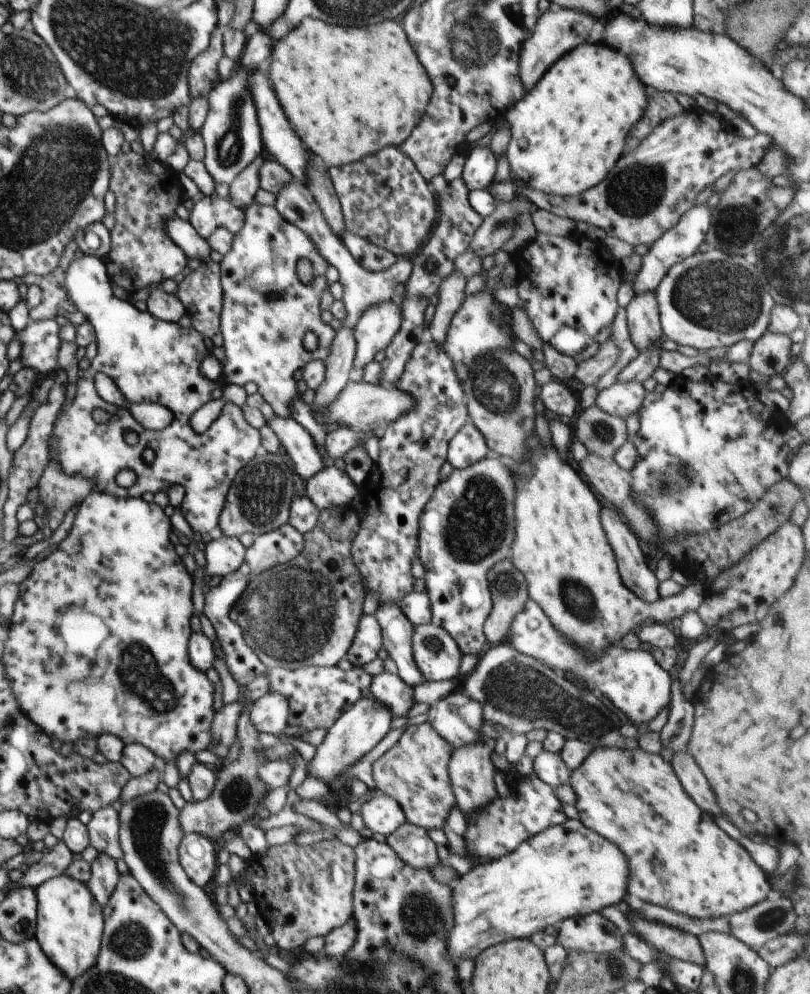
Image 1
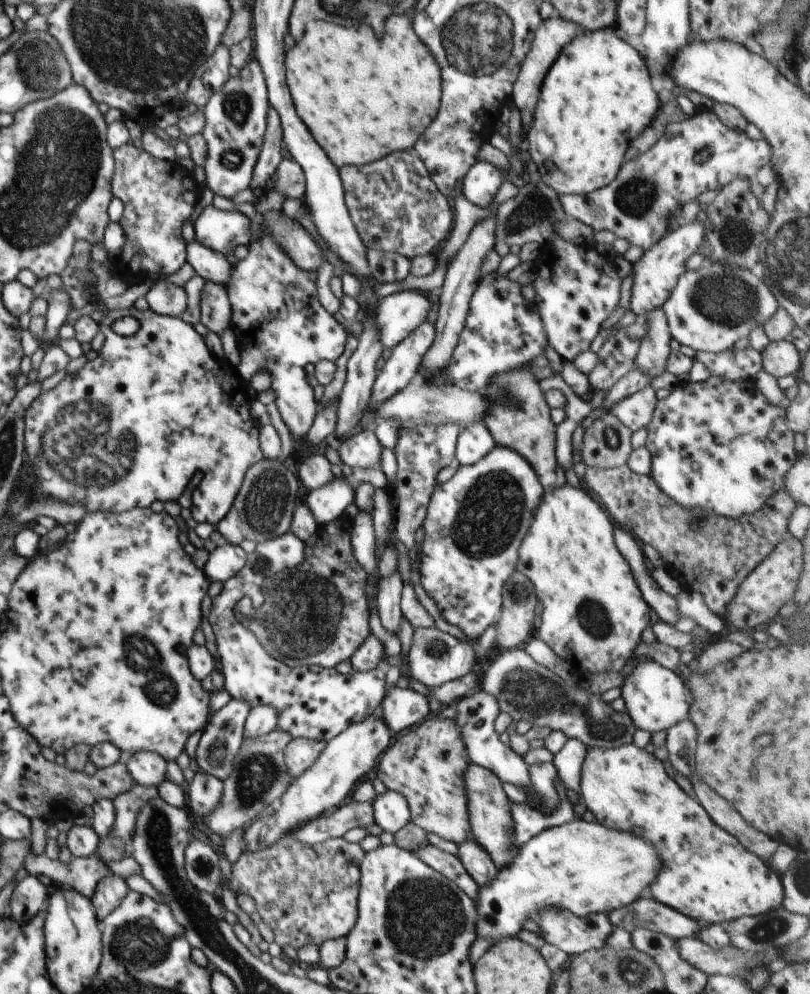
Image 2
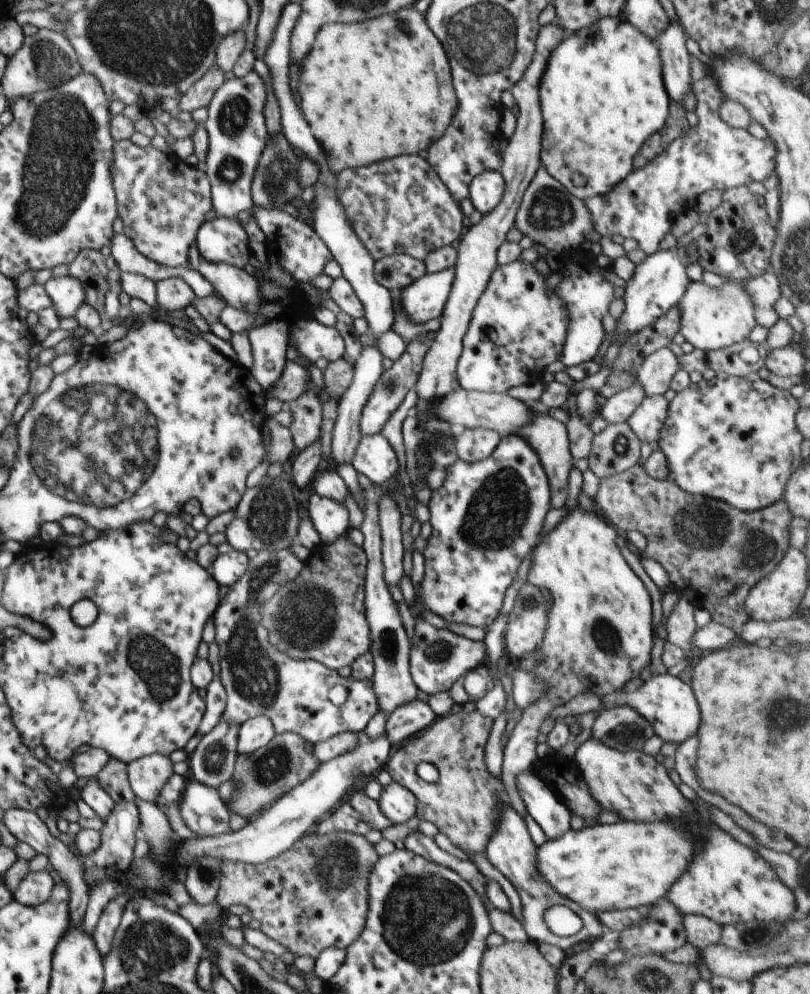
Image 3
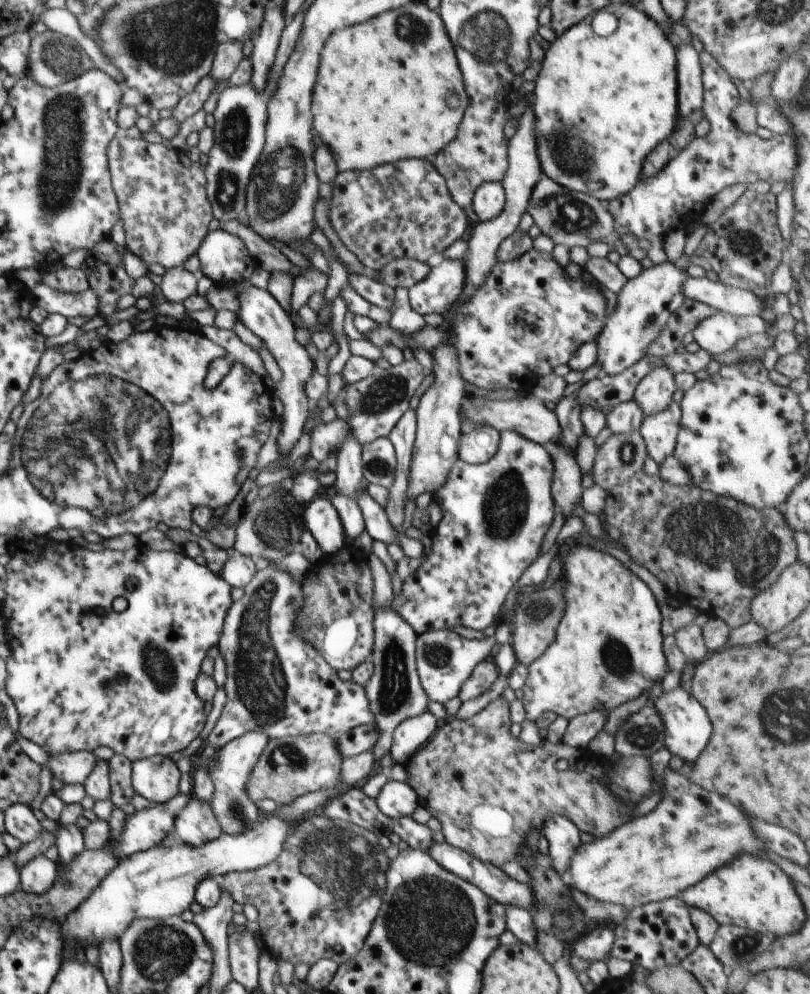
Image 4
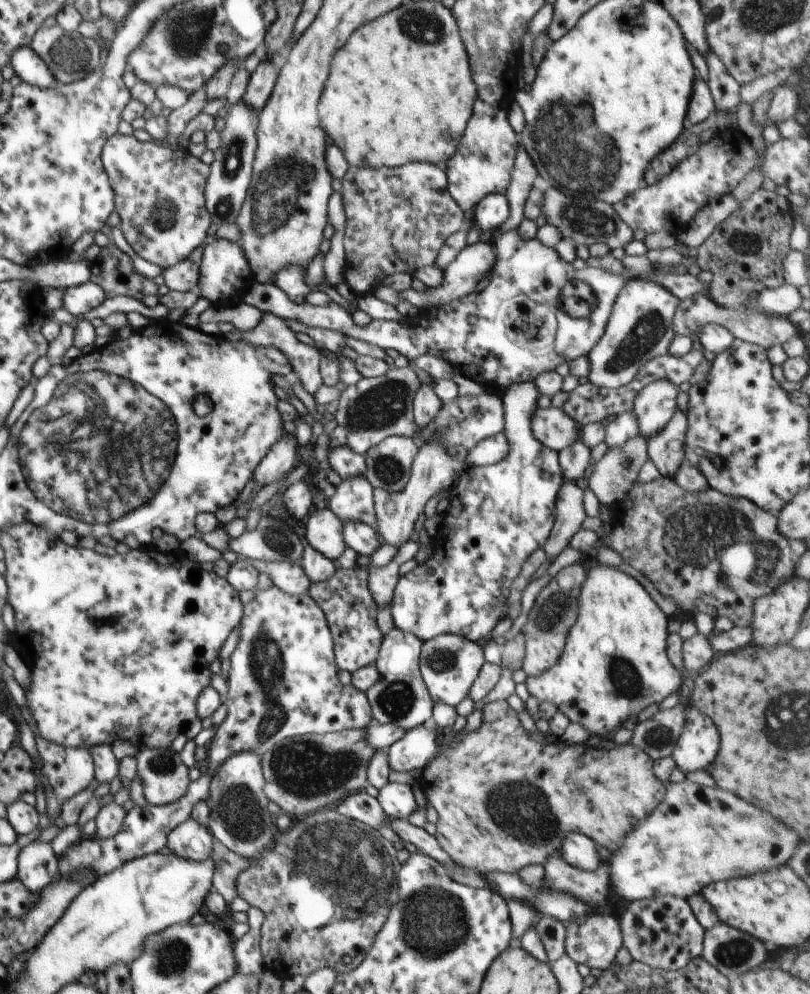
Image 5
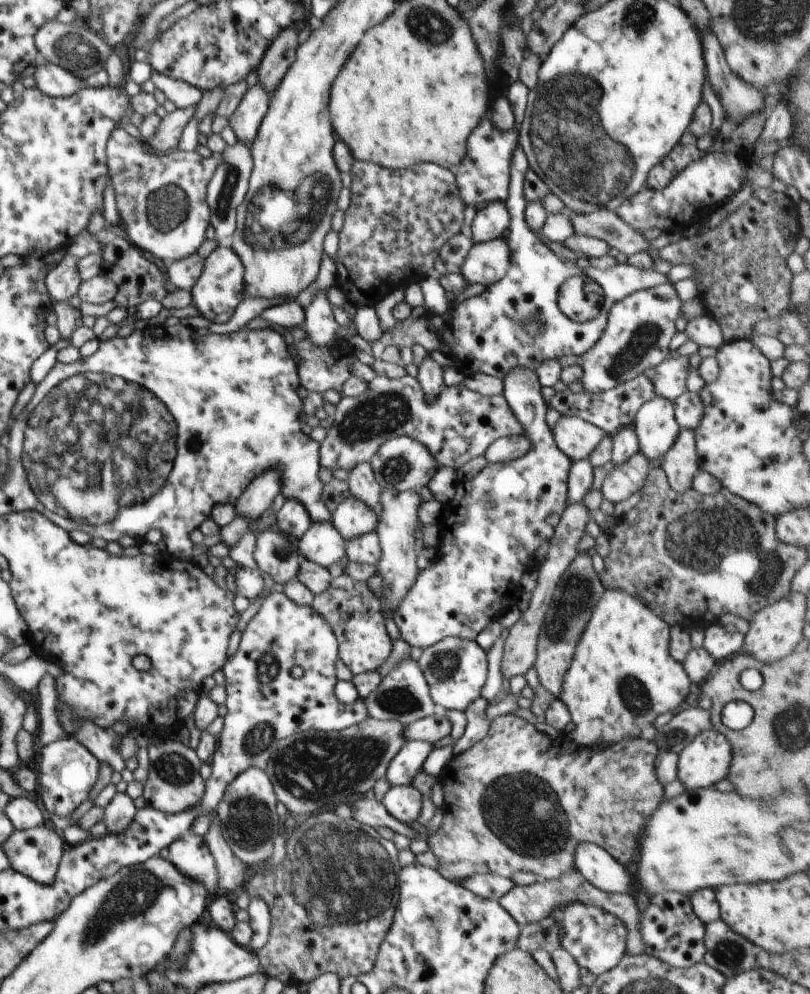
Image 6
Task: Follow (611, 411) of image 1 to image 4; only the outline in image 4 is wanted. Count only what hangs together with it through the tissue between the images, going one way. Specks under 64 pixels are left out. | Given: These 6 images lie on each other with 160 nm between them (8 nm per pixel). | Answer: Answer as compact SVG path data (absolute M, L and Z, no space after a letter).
M670 402L666 410L643 416L639 434L644 438L647 456L654 459L658 465L664 462L666 456L671 456L676 446L678 430L680 430L680 404Z

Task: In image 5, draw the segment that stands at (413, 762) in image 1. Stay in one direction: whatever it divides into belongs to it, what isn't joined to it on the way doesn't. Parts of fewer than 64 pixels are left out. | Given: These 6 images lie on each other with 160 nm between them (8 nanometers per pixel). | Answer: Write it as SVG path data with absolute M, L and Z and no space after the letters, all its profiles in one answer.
M495 701L486 704L483 709L484 721L482 726L468 735L460 737L460 732L452 735L448 732L441 741L441 752L431 759L423 770L420 786L426 795L428 804L438 811L438 823L436 824L436 837L440 847L448 854L454 864L464 868L471 868L478 873L518 873L522 868L529 865L544 865L548 858L558 855L562 849L568 834L581 833L588 836L598 846L606 848L610 853L616 853L624 843L626 836L645 820L663 801L670 782L664 783L658 780L653 772L653 760L639 747L630 742L626 745L617 745L610 750L594 749L586 744L565 745L560 740L556 743L540 744L530 737L529 732L524 730L519 715L510 708L506 701Z

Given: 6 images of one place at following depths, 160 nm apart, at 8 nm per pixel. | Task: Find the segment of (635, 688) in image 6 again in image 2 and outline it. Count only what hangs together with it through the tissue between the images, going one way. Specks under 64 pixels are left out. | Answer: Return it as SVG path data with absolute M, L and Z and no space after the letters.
M569 483L551 494L544 494L543 501L538 505L534 513L534 522L528 529L528 534L524 537L519 548L519 561L517 562L517 570L534 585L537 597L542 602L544 609L542 614L538 616L537 628L535 636L542 639L556 653L558 658L579 658L578 666L584 671L592 671L594 673L615 673L621 671L622 668L628 667L635 659L634 650L641 640L641 634L650 624L650 614L652 612L649 604L644 600L638 583L632 574L632 569L628 561L620 554L618 547L615 545L613 537L614 522L606 515L606 512L594 501L593 497L585 492L582 488L574 488Z

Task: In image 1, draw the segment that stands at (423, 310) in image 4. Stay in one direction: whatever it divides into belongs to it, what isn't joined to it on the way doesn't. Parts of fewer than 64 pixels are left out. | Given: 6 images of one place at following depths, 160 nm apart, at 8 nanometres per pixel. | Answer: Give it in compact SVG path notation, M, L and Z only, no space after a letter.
M401 299L384 301L366 308L353 328L357 349L353 367L364 368L374 356L385 350L403 324Z

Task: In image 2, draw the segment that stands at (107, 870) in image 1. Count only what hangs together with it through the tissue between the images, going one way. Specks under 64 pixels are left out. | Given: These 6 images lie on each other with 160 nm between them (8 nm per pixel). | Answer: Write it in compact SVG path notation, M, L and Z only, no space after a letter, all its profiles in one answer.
M112 873L97 884L91 903L98 922L101 923L117 906L120 906L128 891L125 880Z

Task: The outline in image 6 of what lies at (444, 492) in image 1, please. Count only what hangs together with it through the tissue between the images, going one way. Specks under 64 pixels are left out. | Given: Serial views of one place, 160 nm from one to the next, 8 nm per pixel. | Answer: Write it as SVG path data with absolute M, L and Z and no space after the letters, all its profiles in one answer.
M516 368L503 380L504 399L516 420L524 428L524 438L530 440L530 450L511 462L486 464L474 478L459 475L455 483L455 497L450 502L454 512L448 518L440 517L441 542L439 558L430 568L419 570L414 586L400 602L392 619L400 636L416 653L447 637L475 640L488 624L500 619L513 606L518 605L523 594L522 576L534 564L535 552L549 542L567 506L567 481L571 459L558 450L553 432L546 422L548 406L541 394L541 385L534 370Z

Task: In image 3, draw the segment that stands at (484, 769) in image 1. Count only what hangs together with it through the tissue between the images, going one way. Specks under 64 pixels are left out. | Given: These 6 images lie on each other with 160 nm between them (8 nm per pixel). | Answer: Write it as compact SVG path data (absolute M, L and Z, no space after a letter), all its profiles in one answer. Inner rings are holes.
M504 800L501 807L501 819L497 824L495 835L487 842L485 848L485 856L516 888L521 898L522 914L520 922L523 924L524 930L529 936L529 940L535 944L548 943L552 946L561 948L568 953L568 950L575 947L587 946L595 938L600 938L606 928L598 920L596 915L584 910L577 902L571 898L560 894L553 886L539 873L537 865L537 844L532 840L528 830L527 822L516 813L510 806L508 800ZM554 905L566 905L570 907L583 920L580 932L574 936L559 937L546 926L544 922L544 913L547 908Z

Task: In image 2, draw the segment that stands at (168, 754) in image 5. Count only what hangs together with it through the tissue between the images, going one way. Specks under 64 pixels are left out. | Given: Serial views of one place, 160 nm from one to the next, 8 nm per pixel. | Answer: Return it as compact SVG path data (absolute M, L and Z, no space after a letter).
M140 751L125 757L124 760L134 783L156 789L159 784L167 780L166 764L168 761L158 753Z

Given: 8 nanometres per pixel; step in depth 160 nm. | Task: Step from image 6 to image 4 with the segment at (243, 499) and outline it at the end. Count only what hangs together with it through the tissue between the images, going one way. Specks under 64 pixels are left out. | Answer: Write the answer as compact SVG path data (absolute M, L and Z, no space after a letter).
M236 282L231 286L238 290L236 294L238 294L240 310L238 310L237 316L240 318L240 322L266 344L266 349L272 353L282 371L282 378L272 386L270 393L277 397L284 406L284 412L280 418L282 428L278 434L279 454L290 454L295 443L302 436L304 422L309 416L309 399L304 393L304 387L308 378L312 376L312 372L315 371L315 362L308 355L306 348L296 340L293 321L270 292L257 288L249 282Z

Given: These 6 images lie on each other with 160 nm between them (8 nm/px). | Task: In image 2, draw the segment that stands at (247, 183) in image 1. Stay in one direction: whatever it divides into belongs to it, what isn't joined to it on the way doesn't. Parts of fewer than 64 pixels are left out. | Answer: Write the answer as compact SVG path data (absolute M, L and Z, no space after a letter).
M270 106L267 116L267 129L250 188L253 191L264 188L268 184L268 180L274 176L284 157L285 147L281 120L274 107Z

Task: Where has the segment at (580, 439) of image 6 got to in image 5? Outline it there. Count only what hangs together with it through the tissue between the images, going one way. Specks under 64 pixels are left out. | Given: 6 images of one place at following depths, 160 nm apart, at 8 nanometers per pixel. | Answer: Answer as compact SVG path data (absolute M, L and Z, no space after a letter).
M538 407L533 417L532 434L543 446L558 453L576 444L580 436L579 426L561 408L540 409Z

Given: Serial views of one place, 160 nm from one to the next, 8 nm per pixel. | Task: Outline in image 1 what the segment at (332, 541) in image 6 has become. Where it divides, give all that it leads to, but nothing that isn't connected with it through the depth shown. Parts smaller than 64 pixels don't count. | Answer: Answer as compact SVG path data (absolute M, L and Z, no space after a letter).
M334 465L324 467L307 480L306 494L319 510L323 511L352 505L354 497L360 492L346 471Z

